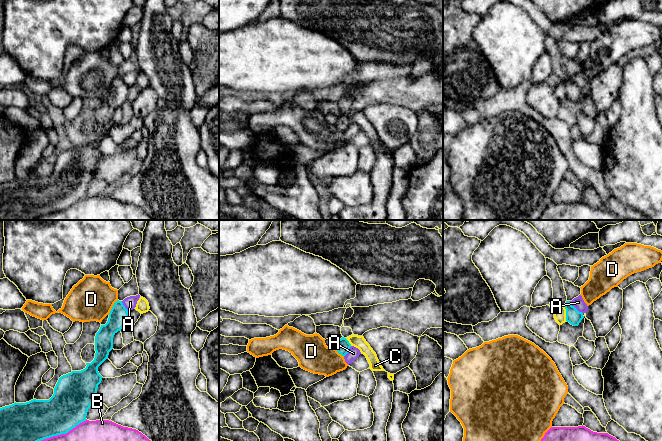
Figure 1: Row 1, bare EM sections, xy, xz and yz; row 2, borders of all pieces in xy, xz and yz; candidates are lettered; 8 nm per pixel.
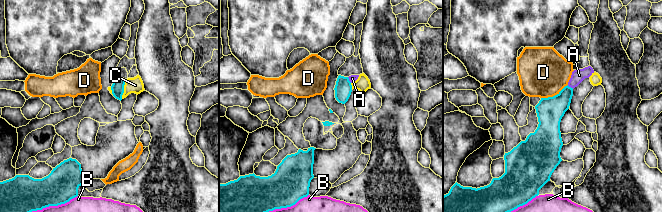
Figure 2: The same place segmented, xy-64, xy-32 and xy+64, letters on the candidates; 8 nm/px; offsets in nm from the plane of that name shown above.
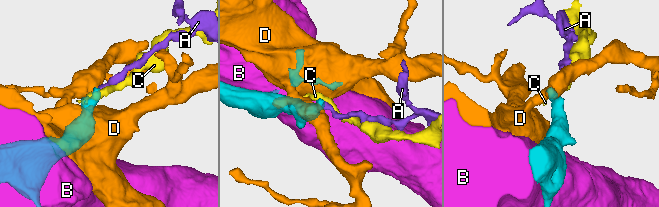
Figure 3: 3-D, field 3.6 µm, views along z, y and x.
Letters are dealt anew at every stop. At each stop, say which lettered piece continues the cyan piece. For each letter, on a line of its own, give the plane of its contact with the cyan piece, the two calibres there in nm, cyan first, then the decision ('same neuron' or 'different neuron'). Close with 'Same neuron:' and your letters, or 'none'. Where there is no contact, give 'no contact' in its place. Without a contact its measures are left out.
A: meets cyan in yz; 120 nm thick on the cyan side, 90 nm on the other; different neuron
B: meets cyan in xy; 320 nm thick on the cyan side, 340 nm on the other; different neuron
C: meets cyan in yz; 120 nm thick on the cyan side, 100 nm on the other; different neuron
D: meets cyan in xy; 150 nm thick on the cyan side, 360 nm on the other; different neuron
Same neuron: none

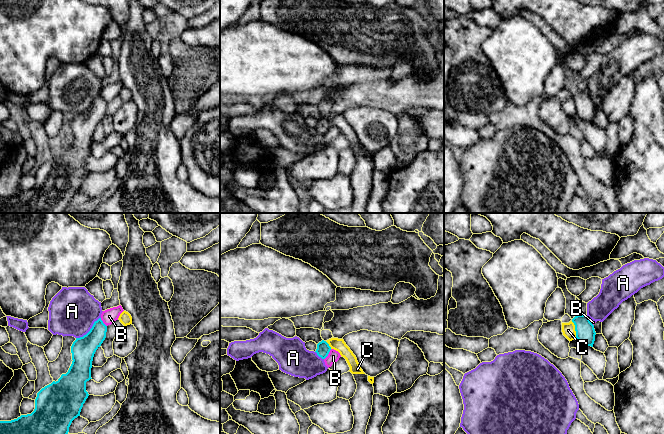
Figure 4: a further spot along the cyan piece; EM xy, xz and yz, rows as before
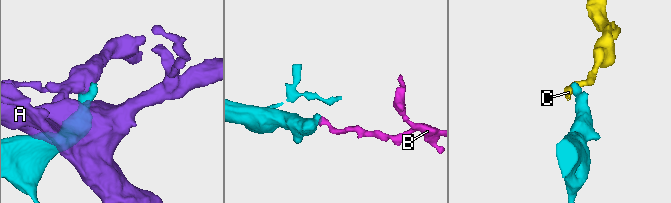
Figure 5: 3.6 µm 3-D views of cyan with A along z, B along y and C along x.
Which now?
A: meets cyan in xy; 190 nm thick on the cyan side, 380 nm on the other; different neuron
B: meets cyan in xz; 110 nm thick on the cyan side, 90 nm on the other; different neuron
C: meets cyan in yz; 160 nm thick on the cyan side, 110 nm on the other; different neuron
Same neuron: none

